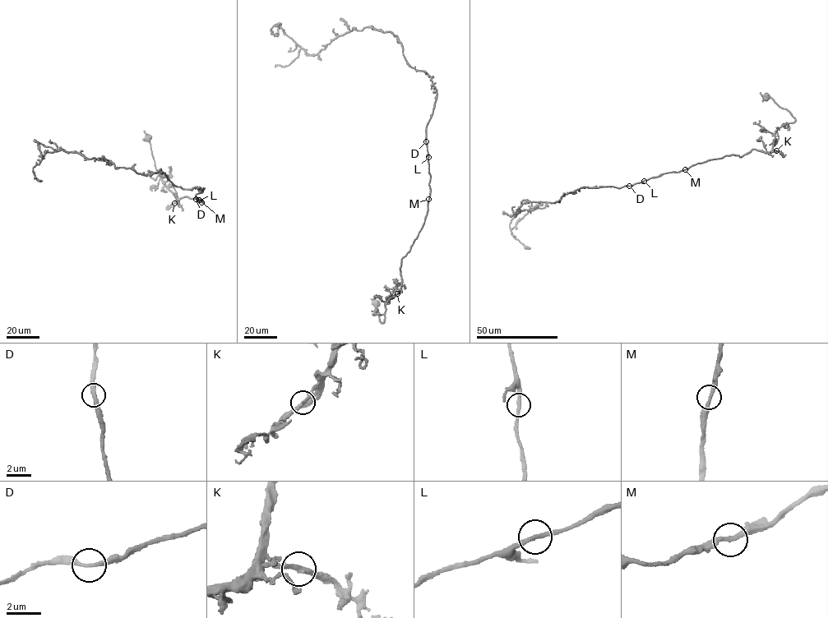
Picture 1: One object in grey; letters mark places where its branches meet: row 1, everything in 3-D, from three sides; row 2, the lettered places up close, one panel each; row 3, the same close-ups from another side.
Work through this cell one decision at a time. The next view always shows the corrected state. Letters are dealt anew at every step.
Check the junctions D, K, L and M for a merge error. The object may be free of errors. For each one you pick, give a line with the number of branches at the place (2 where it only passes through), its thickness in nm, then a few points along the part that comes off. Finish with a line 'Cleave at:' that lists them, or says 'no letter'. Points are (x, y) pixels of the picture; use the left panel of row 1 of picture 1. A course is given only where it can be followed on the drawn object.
Cleave at: no letter

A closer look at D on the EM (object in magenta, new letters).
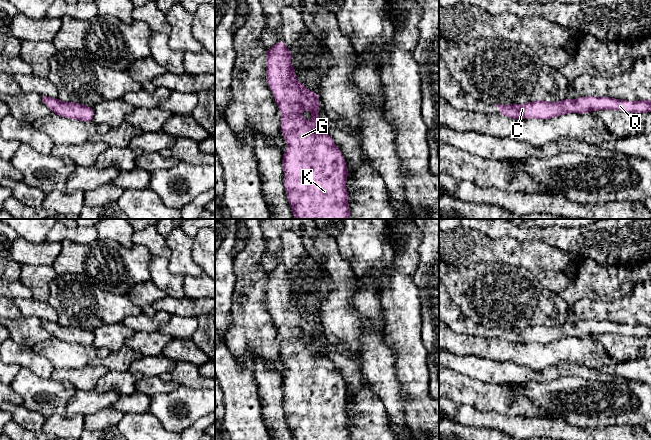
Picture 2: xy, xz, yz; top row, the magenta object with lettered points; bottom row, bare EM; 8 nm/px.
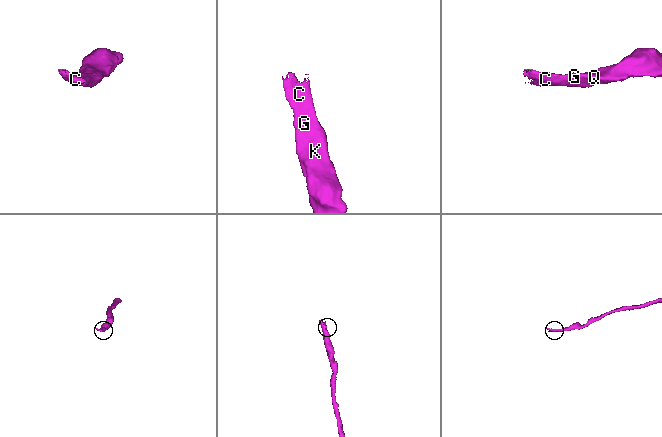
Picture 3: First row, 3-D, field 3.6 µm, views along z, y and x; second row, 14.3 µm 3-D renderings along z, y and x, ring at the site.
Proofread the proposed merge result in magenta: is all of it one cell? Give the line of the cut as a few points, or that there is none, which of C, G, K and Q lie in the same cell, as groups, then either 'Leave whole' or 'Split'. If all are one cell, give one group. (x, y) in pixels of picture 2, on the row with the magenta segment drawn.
No split. Groups: C G K Q. Leave whole

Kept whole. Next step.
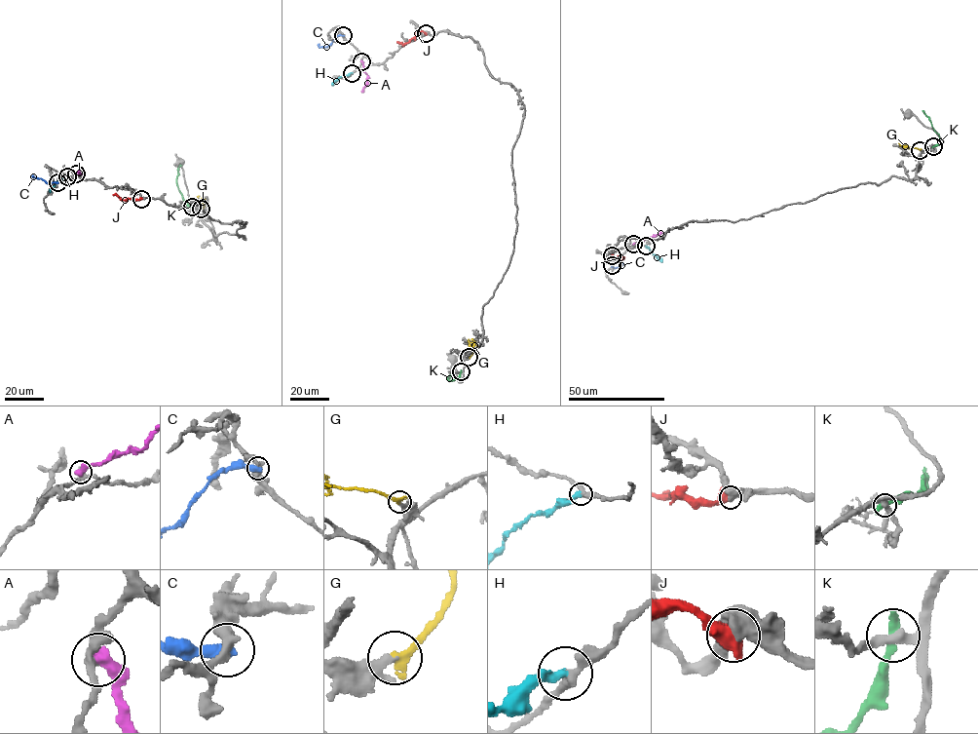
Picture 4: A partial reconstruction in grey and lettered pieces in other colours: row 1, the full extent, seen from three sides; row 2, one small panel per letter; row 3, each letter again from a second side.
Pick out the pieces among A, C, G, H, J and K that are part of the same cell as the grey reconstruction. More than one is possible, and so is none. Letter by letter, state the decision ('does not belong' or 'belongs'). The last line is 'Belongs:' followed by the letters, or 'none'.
A: does not belong
C: does not belong
G: belongs
H: does not belong
J: does not belong
K: does not belong
Belongs: G

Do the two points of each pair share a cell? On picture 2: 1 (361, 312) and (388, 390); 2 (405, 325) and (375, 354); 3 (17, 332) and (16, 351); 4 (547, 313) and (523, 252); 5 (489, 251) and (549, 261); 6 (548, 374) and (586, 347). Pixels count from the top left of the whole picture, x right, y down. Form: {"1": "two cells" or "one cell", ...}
{"1": "one cell", "2": "two cells", "3": "two cells", "4": "two cells", "5": "one cell", "6": "two cells"}

